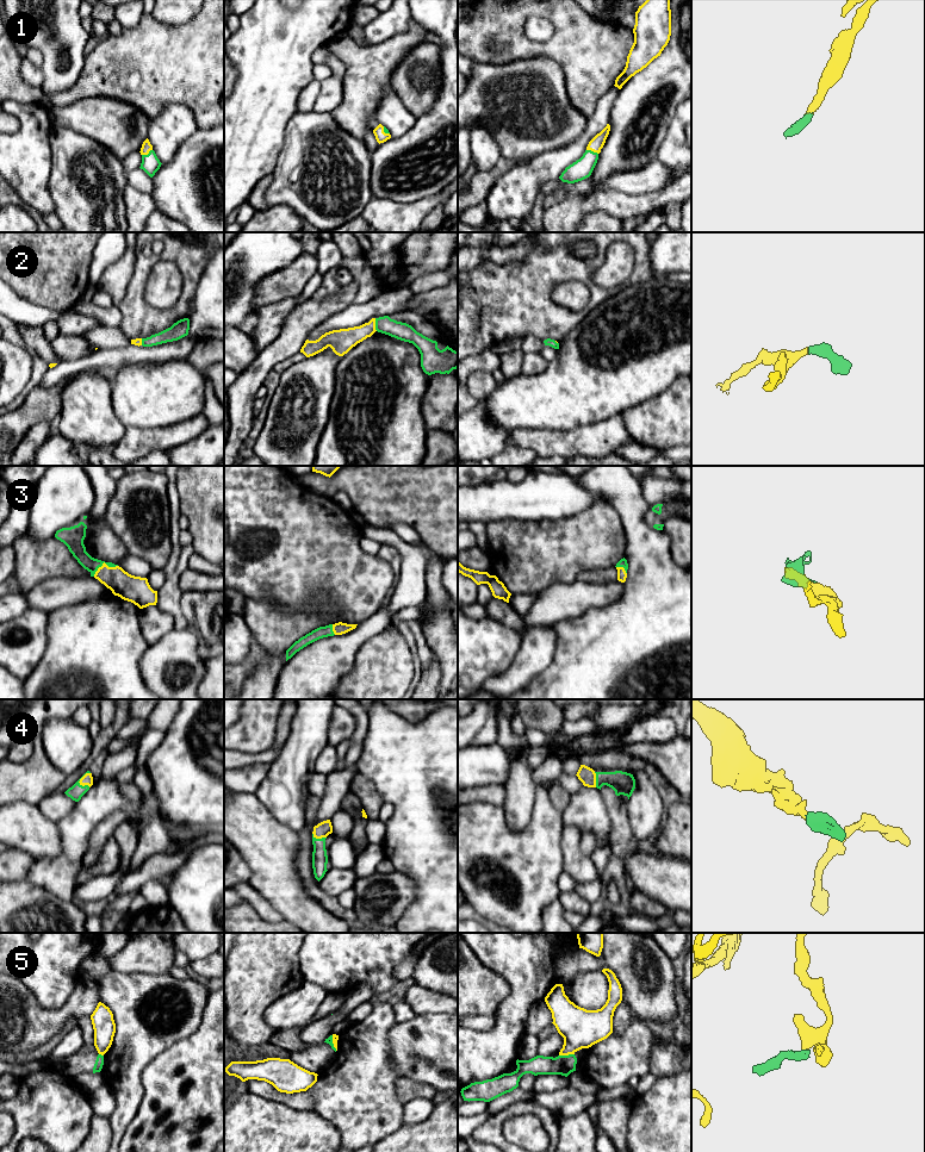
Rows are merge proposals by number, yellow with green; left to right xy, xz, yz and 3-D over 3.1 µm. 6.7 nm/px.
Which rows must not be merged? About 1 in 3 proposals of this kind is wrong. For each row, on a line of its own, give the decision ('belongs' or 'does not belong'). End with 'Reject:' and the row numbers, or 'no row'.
1: belongs
2: belongs
3: belongs
4: belongs
5: does not belong
Reject: 5

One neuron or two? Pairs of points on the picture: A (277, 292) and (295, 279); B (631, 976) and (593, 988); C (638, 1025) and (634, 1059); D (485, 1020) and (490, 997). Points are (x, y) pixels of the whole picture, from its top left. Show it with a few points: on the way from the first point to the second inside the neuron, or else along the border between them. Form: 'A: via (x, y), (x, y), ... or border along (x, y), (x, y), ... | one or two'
A: via (281, 287), (290, 281) | one
B: border along (601, 970), (584, 971), (573, 978) | two
C: via (638, 1033), (634, 1051) | one
D: border along (470, 1015), (491, 1015), (494, 1017) | two

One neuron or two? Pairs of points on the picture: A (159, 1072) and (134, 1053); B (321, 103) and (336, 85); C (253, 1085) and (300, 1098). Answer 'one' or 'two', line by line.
A: two
B: one
C: one

